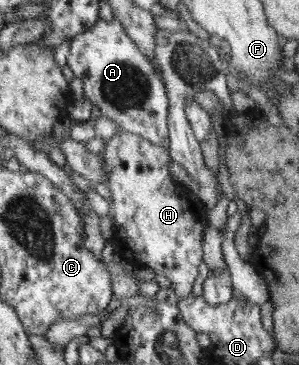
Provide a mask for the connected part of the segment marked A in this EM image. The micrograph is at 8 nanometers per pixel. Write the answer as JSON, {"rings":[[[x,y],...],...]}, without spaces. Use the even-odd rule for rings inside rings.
{"rings":[[[115,16],[111,21],[99,20],[99,23],[95,24],[91,30],[83,32],[81,34],[75,35],[70,42],[70,52],[67,56],[67,65],[73,71],[75,78],[81,77],[83,79],[83,90],[85,91],[84,98],[91,103],[92,106],[99,107],[101,113],[107,116],[110,120],[113,120],[119,127],[120,132],[129,132],[141,137],[144,137],[147,141],[151,142],[157,147],[169,148],[171,146],[171,135],[168,133],[168,96],[165,85],[163,84],[161,78],[156,75],[155,66],[153,66],[152,61],[148,60],[143,53],[140,52],[140,45],[137,44],[135,40],[128,34],[128,29],[125,28],[123,24]]]}

